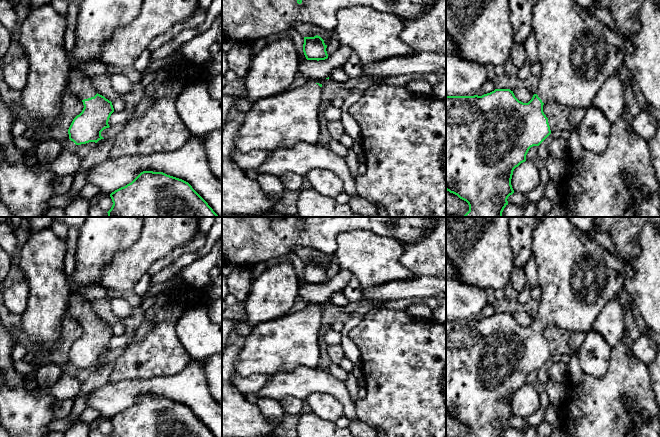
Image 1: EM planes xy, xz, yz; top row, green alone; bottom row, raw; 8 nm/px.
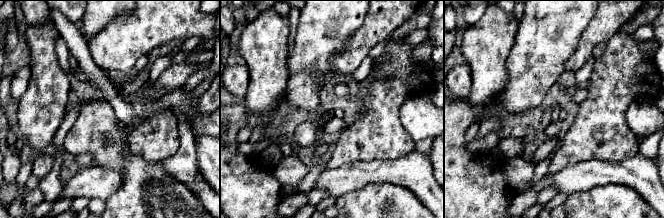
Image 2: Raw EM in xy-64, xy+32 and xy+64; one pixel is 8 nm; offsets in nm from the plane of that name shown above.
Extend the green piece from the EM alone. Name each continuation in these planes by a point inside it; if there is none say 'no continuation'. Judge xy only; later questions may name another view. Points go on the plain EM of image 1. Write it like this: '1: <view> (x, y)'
1: xy (79, 307)

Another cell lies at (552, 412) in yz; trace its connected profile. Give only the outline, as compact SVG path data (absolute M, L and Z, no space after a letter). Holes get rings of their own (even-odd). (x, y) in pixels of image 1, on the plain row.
M549 403L545 409L544 421L554 429L559 428L561 406Z

